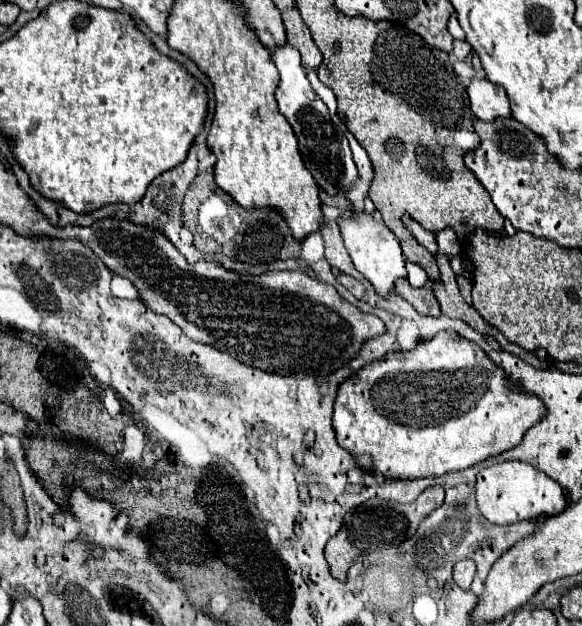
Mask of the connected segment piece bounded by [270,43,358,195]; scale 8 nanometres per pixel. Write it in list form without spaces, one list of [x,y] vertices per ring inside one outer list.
[[[284,43],[284,45],[278,45],[270,53],[270,57],[280,73],[280,83],[276,87],[276,101],[278,101],[280,113],[288,119],[288,123],[292,125],[292,129],[298,137],[298,147],[300,147],[300,153],[302,153],[302,159],[308,167],[308,171],[314,175],[316,183],[322,185],[330,195],[344,193],[348,189],[348,185],[352,181],[356,181],[356,177],[358,177],[346,137],[342,137],[342,133],[338,133],[338,129],[334,127],[330,115],[328,115],[328,107],[310,89],[304,67],[300,65],[300,53],[292,45]]]

